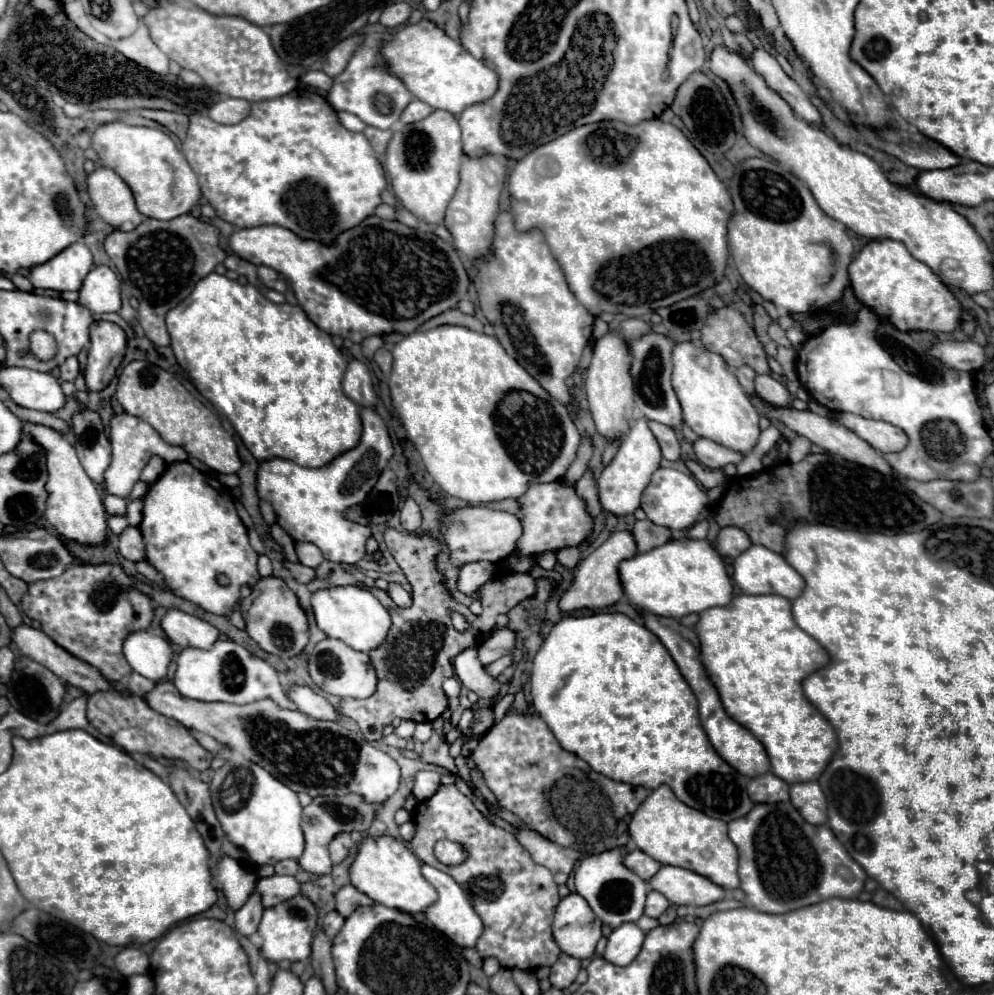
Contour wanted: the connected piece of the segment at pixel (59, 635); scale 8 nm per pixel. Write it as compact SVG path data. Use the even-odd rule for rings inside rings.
M72 564L60 578L34 582L22 598L22 610L28 618L38 620L58 646L100 670L110 682L132 672L122 654L124 638L136 630L146 630L152 622L150 598L140 594L116 564Z

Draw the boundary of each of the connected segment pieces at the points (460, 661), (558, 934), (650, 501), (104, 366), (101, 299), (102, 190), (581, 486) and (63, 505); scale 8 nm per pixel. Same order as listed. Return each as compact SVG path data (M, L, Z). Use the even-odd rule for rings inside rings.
M476 647L470 648L470 652L462 652L454 660L454 670L460 678L460 682L472 692L478 694L478 698L492 700L492 696L498 696L500 692L500 682L486 674L478 660Z
M568 894L556 906L552 930L556 944L564 954L584 960L594 954L602 936L602 922L580 894Z
M658 468L642 494L642 510L646 512L648 520L652 520L658 526L676 530L690 528L706 506L708 506L706 492L688 474L682 474L680 470L674 468Z
M98 320L90 326L88 366L84 370L88 390L104 390L126 354L126 332L112 322Z
M96 266L80 286L80 304L94 314L120 310L120 280L108 266Z
M96 166L88 176L88 194L100 218L116 230L134 230L142 222L128 184L110 168Z
M588 470L588 472L580 478L580 482L576 482L576 492L586 500L586 504L588 504L588 512L590 512L592 516L598 516L598 514L602 512L600 502L598 502L596 480L594 480L594 476L592 476L592 470Z
M24 424L24 432L30 434L40 446L48 450L48 502L46 502L46 520L56 528L56 532L68 540L86 546L100 546L108 540L108 526L106 526L106 510L96 490L96 484L84 472L76 450L62 438L56 430L42 426L42 424Z

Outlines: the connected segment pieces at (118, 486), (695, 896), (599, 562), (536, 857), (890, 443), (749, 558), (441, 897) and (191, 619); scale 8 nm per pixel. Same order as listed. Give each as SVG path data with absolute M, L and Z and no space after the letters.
M120 414L120 416L114 416L112 418L112 424L110 424L110 442L112 442L112 462L104 474L104 490L108 494L114 494L114 496L120 496L120 498L128 498L130 496L130 490L132 486L140 480L140 472L142 468L148 464L150 456L158 454L164 458L166 464L172 464L172 462L184 462L188 458L188 454L180 448L180 446L170 446L166 444L160 434L144 420L136 418L136 416L130 416L130 414Z
M662 866L650 880L650 888L664 894L672 904L706 906L724 898L724 890L708 878L678 866Z
M614 532L610 534L610 538L596 548L590 556L586 556L584 560L580 560L578 568L576 568L576 576L574 582L570 584L570 590L566 590L558 602L558 608L562 612L574 612L574 610L600 610L600 608L608 608L614 602L618 602L624 596L620 578L618 578L618 564L626 558L636 556L636 542L632 538L630 532Z
M516 830L516 840L524 846L524 850L528 850L528 854L532 856L532 860L540 866L546 866L552 874L556 884L564 884L568 874L574 868L574 862L578 862L582 858L582 854L578 850L572 848L562 848L560 844L544 838L542 834L538 834L536 830Z
M836 414L834 418L838 418L844 426L848 426L852 432L856 432L862 440L866 440L872 448L876 448L878 452L900 452L904 450L904 446L908 444L908 436L904 434L904 430L900 430L898 426L892 426L888 422L880 422L880 420L868 420L856 414Z
M750 546L744 550L734 562L734 584L744 592L744 594L778 594L788 600L794 600L800 596L804 590L804 580L802 576L784 560L782 554L776 554L764 546Z
M422 864L422 876L436 888L438 892L438 900L434 904L430 904L424 914L428 918L428 922L440 930L442 934L446 934L452 942L456 942L458 946L466 948L466 946L476 946L484 926L482 926L482 920L480 916L474 912L468 896L464 894L464 890L460 888L460 884L450 876L450 874L444 874L442 870L436 870L434 866L428 866L428 864Z
M168 610L162 618L162 630L166 638L180 648L194 646L208 650L220 636L212 624L182 610Z

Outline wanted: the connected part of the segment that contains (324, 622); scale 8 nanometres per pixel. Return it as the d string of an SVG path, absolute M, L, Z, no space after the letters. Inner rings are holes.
M332 586L328 590L316 590L310 604L318 628L326 632L326 636L342 640L358 652L370 652L378 648L386 640L386 634L392 626L388 610L370 592L358 586Z

